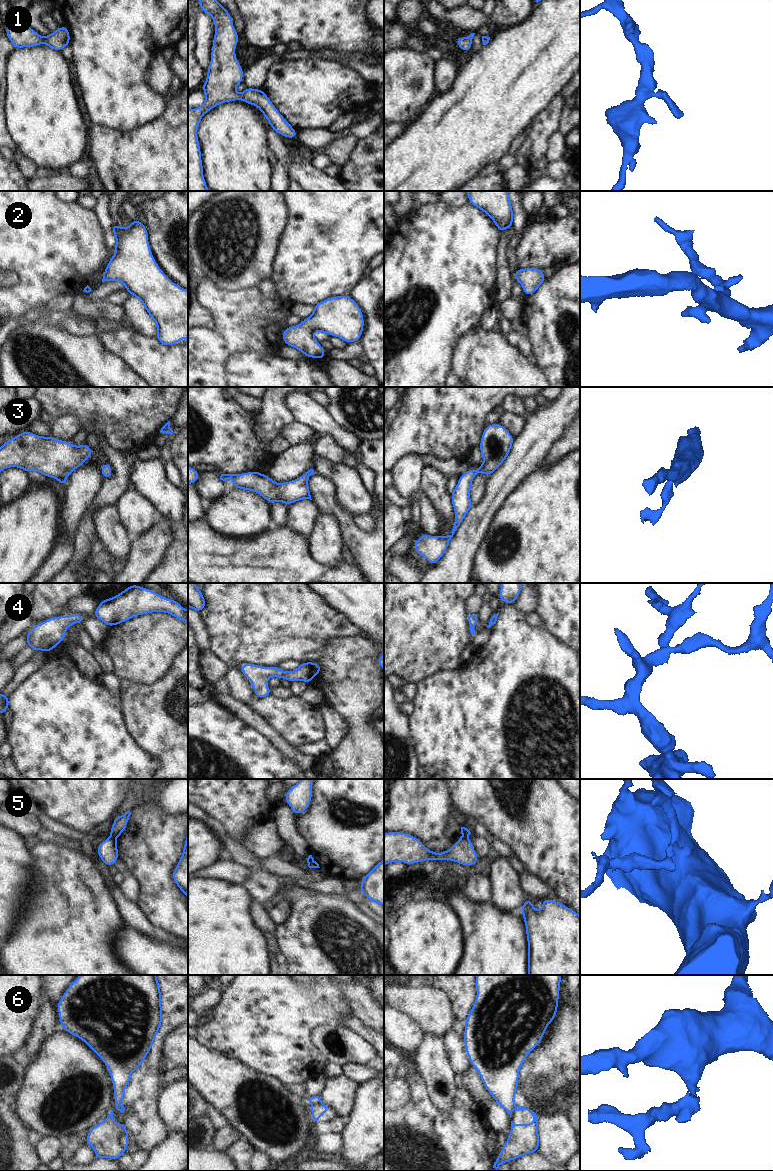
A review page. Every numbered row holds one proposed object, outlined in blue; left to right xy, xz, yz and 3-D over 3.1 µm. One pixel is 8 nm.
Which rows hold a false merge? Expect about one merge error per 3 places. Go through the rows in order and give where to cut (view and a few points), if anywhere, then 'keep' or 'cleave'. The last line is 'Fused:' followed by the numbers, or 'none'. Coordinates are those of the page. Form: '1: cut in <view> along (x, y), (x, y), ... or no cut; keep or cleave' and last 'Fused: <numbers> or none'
1: no cut; keep
2: no cut; keep
3: no cut; keep
4: no cut; keep
5: cut in xy along (111, 836), (115, 840); cleave
6: cut in xz along (321, 1103), (312, 1105); cleave
Fused: 5, 6

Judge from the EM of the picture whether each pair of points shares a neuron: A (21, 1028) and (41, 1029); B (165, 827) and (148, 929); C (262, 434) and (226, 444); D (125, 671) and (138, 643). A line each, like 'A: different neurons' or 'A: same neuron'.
A: different neurons
B: different neurons
C: different neurons
D: same neuron

